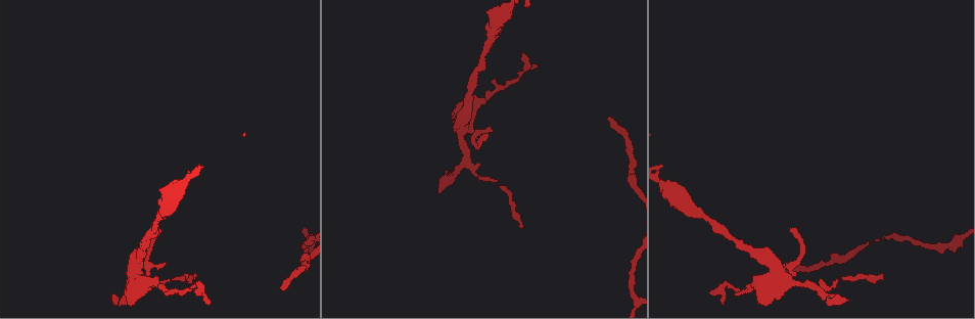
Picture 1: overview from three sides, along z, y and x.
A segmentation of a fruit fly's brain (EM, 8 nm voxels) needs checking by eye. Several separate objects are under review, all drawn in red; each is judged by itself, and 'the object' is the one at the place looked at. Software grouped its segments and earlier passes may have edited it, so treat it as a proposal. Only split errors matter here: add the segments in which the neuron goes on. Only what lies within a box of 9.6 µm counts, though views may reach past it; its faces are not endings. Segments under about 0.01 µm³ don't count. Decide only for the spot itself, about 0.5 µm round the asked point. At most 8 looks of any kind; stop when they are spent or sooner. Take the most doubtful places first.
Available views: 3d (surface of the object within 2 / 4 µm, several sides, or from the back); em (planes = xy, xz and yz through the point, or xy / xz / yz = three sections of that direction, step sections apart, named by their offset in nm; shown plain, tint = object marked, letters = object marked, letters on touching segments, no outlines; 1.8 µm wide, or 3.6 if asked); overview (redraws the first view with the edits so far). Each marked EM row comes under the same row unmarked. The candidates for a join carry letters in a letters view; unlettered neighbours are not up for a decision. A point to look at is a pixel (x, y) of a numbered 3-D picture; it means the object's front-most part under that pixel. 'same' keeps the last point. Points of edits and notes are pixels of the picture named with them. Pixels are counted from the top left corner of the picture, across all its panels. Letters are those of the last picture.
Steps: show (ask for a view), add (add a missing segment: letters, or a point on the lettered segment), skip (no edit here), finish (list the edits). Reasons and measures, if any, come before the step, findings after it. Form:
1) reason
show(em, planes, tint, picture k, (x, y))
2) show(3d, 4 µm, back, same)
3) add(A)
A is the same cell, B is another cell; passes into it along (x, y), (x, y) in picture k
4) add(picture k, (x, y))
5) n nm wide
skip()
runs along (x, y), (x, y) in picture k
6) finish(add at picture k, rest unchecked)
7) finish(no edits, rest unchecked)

branch stops here
show(em, planes, letters, picture 1, (609, 118))

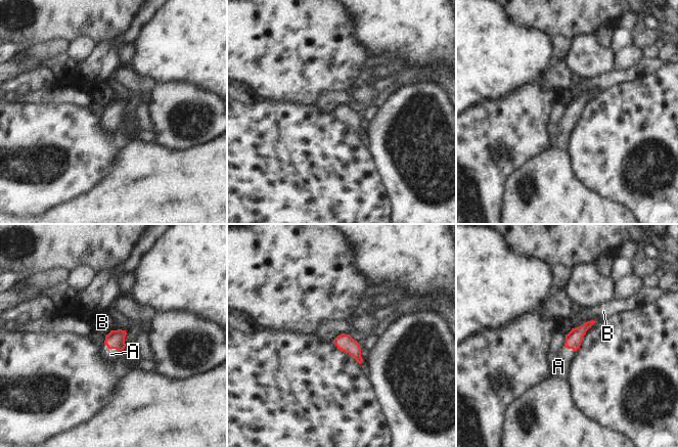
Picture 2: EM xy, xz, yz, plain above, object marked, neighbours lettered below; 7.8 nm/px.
add(A)
A is the same cell, B is another cell; passes into it along (116, 339), (110, 348), (110, 354) in picture 2; the neuron continues

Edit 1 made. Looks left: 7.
an open end
show(em, xy, step 16, tint, picture 1, (849, 301))

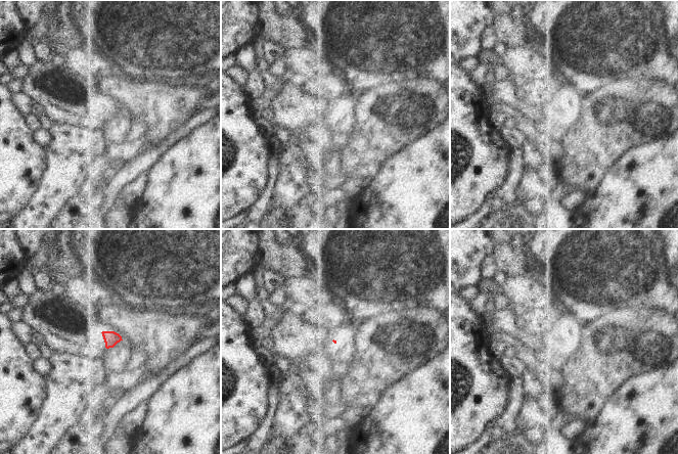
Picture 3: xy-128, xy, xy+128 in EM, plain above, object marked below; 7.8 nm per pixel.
show(em, planes, letters, same)

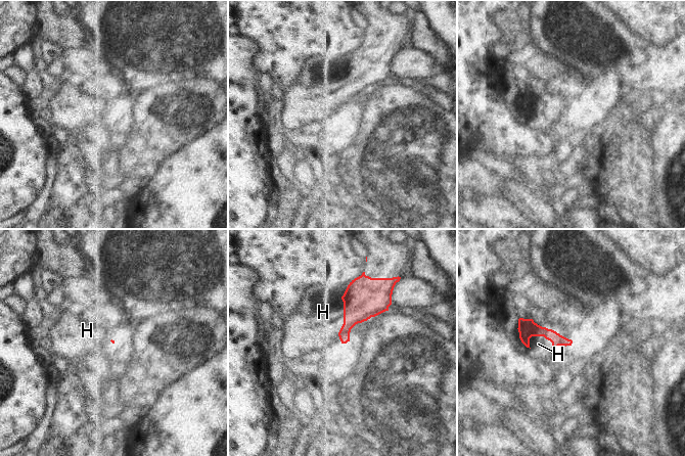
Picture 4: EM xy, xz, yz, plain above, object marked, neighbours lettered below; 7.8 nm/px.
add(H)
H is the same cell; passes into it along (527, 327), (543, 335), (538, 344) in picture 4; it goes on there

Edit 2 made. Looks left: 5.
sharp bend
show(em, yz, step 4, tint, picture 1, (527, 67))

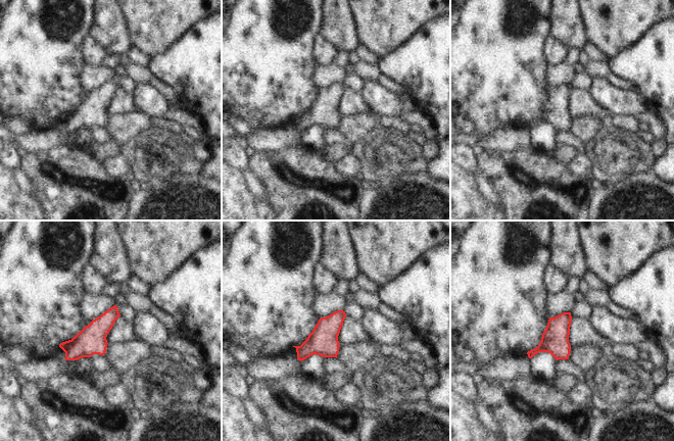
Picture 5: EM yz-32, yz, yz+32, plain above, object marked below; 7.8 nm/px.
show(em, yz, step 4, letters, same)

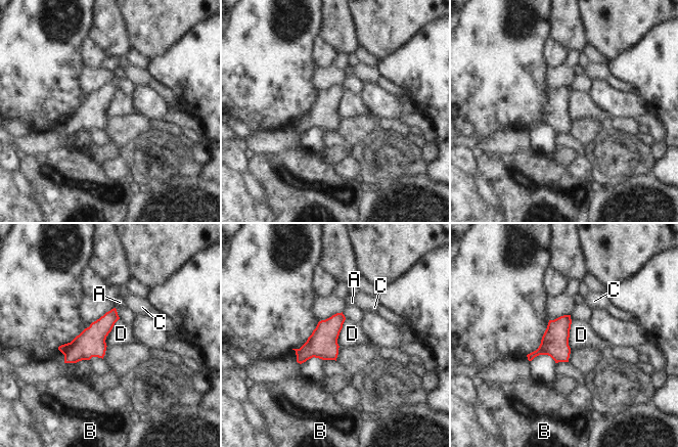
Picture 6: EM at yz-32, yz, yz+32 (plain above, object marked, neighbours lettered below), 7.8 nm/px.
skip()
A, B, C and D are other cells; border along (119, 318), (106, 337), (106, 346) in picture 6; none of them fits

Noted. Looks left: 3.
an open end
show(em, planes, letters, picture 1, (493, 130))

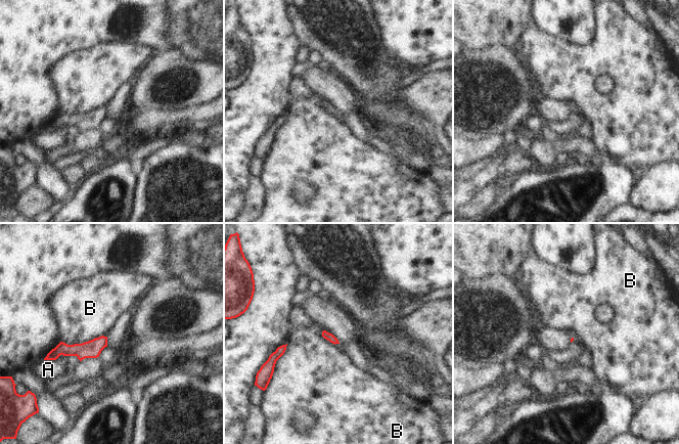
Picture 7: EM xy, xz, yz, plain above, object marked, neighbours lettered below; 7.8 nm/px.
B touches over 360 nm
skip()
A and B are other cells; border along (106, 336), (81, 343), (61, 342) in picture 7; no lettered segment goes on from it

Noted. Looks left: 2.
finish(add at picture 2, add at picture 4, rest unchecked)

